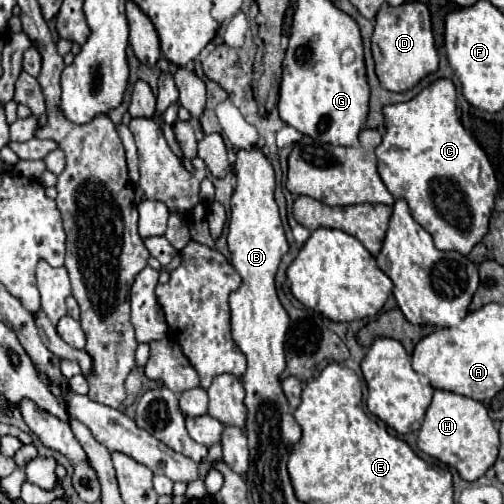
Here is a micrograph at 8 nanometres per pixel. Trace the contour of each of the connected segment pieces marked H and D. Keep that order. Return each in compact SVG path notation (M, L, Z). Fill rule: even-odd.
M437 389L425 413L425 421L419 429L417 445L423 453L457 469L465 481L475 481L495 463L499 449L499 435L483 403L471 397Z
M407 1L397 7L383 5L375 17L371 51L381 87L389 91L397 93L407 91L413 85L417 85L425 75L437 71L439 55L432 32L429 9L419 1Z

